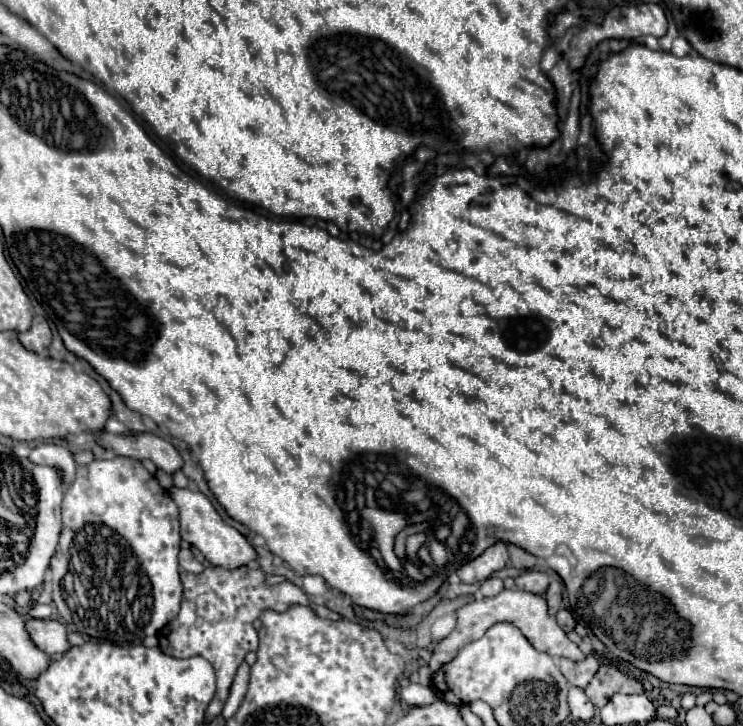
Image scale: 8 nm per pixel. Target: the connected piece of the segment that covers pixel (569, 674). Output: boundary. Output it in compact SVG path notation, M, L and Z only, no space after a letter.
M565 657L561 659L561 673L571 685L581 687L581 689L585 689L585 685L593 679L593 673L597 671L597 667L599 667L599 661L595 657L587 657L581 663L575 663Z

